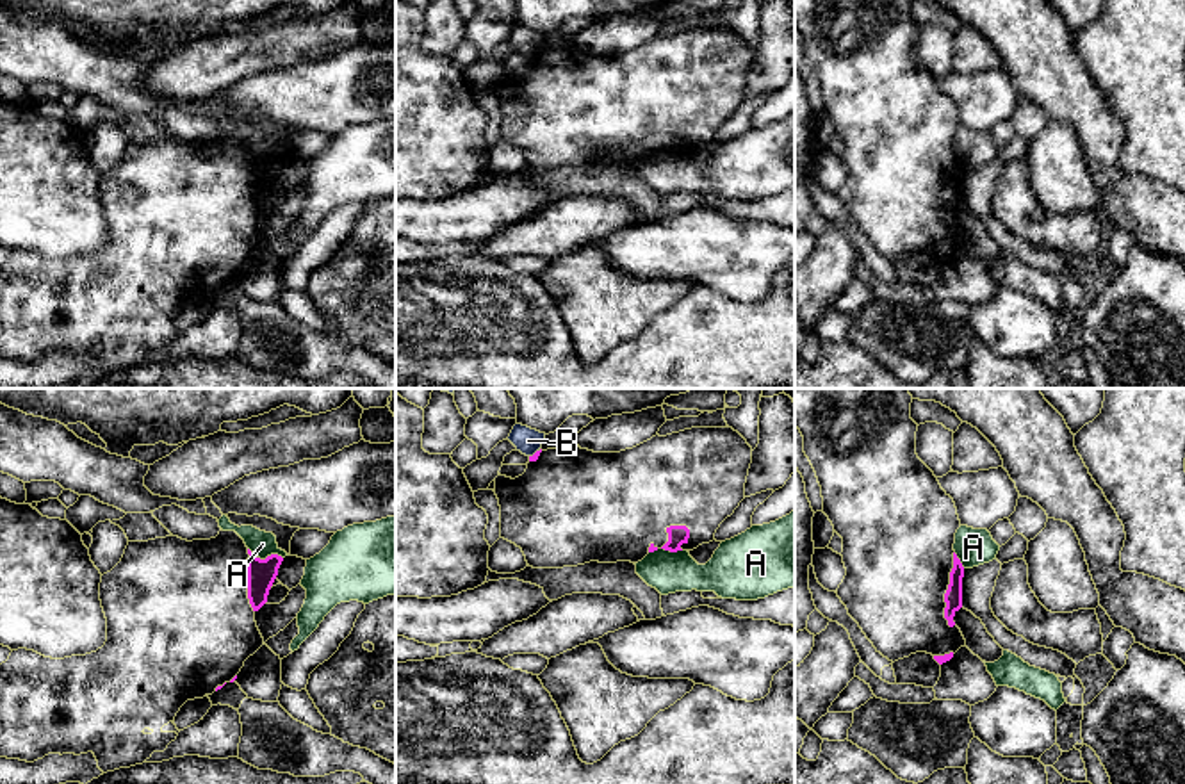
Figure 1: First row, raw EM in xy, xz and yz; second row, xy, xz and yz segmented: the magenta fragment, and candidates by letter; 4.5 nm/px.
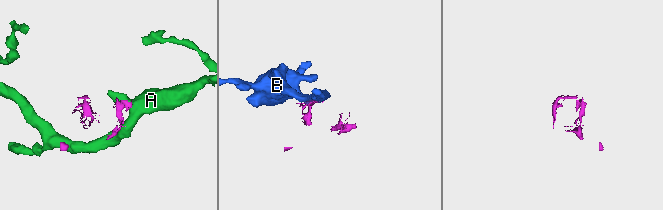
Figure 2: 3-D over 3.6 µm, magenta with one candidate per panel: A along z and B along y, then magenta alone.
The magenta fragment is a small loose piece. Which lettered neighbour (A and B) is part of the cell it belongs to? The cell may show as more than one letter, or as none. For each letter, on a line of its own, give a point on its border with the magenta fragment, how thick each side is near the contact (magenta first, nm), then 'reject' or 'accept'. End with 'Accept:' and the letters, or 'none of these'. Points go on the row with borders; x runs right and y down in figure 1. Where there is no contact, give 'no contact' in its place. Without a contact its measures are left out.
A: meets magenta in xy at (266, 558); 130 nm thick on the magenta side, 120 nm on the other; reject
B: meets magenta in xz at (537, 451); 30 nm thick on the magenta side, 120 nm on the other; reject
Accept: none of these

